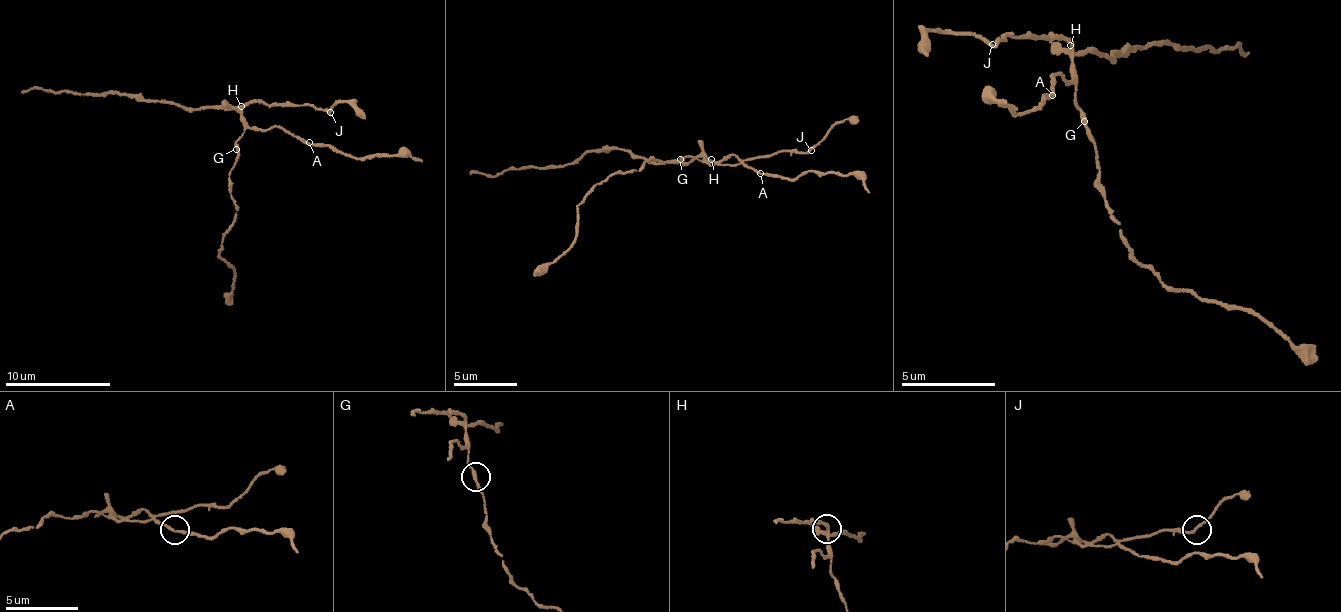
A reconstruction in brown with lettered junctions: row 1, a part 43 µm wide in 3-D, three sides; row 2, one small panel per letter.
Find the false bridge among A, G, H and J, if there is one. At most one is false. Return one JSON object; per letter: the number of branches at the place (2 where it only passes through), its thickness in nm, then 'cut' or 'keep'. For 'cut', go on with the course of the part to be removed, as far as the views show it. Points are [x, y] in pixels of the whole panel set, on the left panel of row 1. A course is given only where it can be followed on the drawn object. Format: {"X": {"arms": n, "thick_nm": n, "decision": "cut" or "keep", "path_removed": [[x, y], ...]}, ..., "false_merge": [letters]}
{"A": {"arms": 2, "thick_nm": 180, "decision": "keep"}, "G": {"arms": 2, "thick_nm": 190, "decision": "keep"}, "H": {"arms": 4, "thick_nm": 240, "decision": "keep"}, "J": {"arms": 2, "thick_nm": 190, "decision": "keep"}, "false_merge": []}

